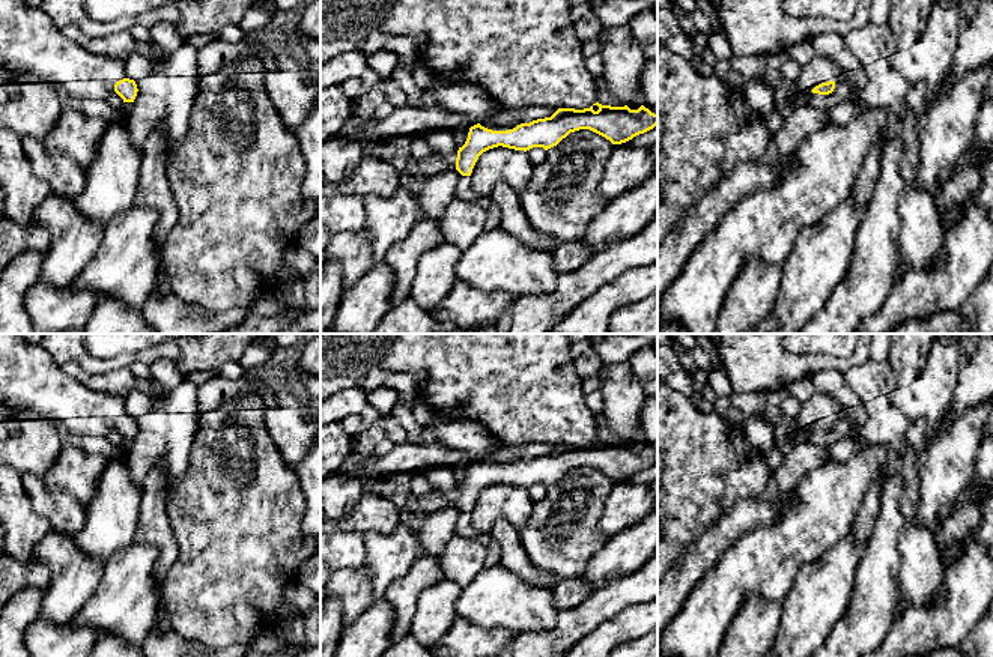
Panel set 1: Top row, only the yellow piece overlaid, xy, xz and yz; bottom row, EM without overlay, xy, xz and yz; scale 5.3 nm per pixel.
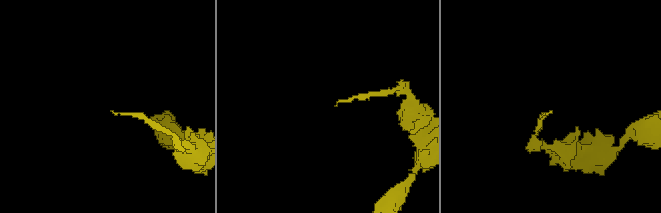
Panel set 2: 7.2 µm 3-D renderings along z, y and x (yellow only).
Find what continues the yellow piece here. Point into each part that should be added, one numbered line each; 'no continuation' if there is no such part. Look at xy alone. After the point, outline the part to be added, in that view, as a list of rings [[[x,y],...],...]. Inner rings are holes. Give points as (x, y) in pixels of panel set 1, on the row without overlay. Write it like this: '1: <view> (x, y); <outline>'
no continuation

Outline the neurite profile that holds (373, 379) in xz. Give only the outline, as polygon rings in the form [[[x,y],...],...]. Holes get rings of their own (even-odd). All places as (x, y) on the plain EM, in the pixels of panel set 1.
[[[375,368],[372,371],[369,371],[367,374],[364,374],[358,383],[360,388],[363,388],[364,391],[370,392],[379,386],[382,386],[382,383],[391,376],[391,371],[385,371],[381,368]]]

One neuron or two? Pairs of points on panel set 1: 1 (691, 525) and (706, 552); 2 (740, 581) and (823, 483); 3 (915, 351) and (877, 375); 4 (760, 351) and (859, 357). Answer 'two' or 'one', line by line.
1: two
2: one
3: two
4: one

